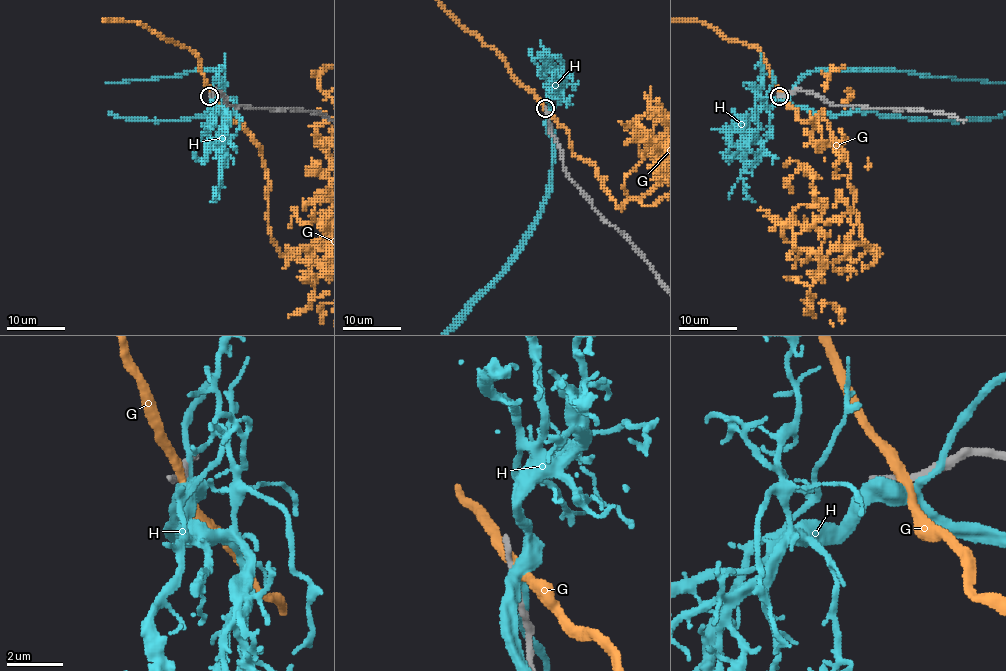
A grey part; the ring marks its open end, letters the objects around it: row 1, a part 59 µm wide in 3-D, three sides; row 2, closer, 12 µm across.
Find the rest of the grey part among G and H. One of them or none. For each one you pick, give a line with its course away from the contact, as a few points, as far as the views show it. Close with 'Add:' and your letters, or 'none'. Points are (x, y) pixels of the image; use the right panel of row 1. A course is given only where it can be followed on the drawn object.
Add: none

